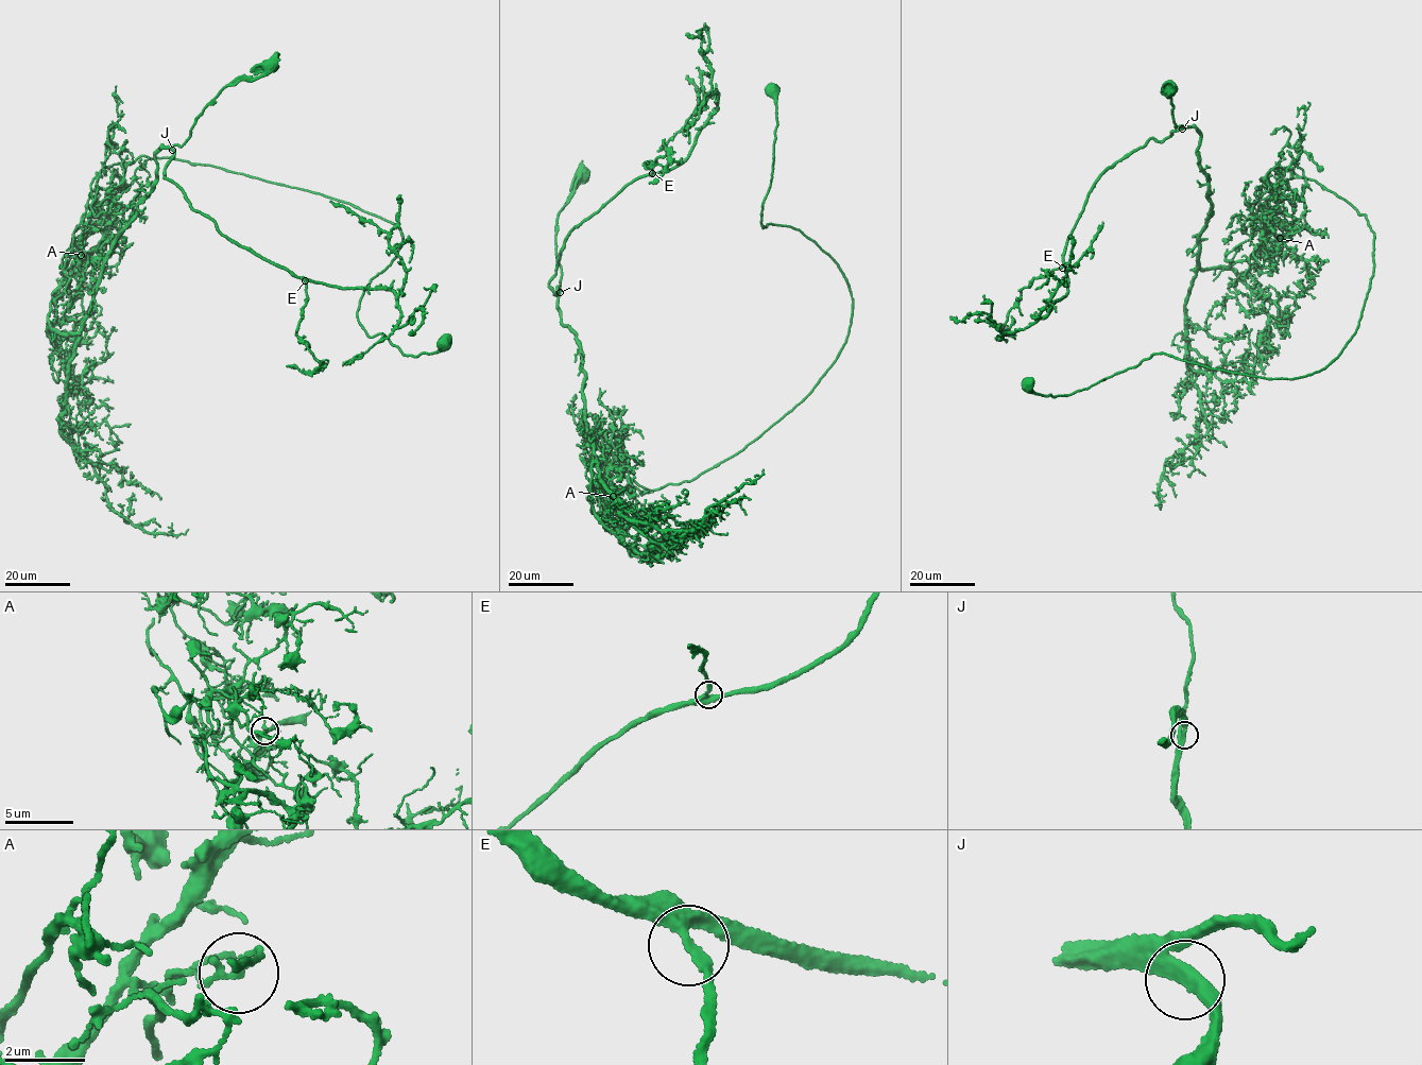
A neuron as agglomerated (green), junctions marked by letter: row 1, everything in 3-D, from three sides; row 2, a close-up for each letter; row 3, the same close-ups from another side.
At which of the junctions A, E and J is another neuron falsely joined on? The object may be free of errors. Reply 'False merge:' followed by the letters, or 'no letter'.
False merge: A

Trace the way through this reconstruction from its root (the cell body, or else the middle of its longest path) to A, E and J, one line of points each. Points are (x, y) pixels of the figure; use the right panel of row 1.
A: (1169, 88), (1175, 126), (1196, 127), (1209, 181), (1195, 269), (1268, 253), (1280, 238)
E: (1169, 88), (1163, 91), (1170, 89), (1175, 126), (1183, 127), (1162, 140), (1148, 139), (1101, 172), (1062, 268)
J: (1169, 88), (1163, 91), (1170, 89), (1167, 87), (1174, 122), (1182, 129)

